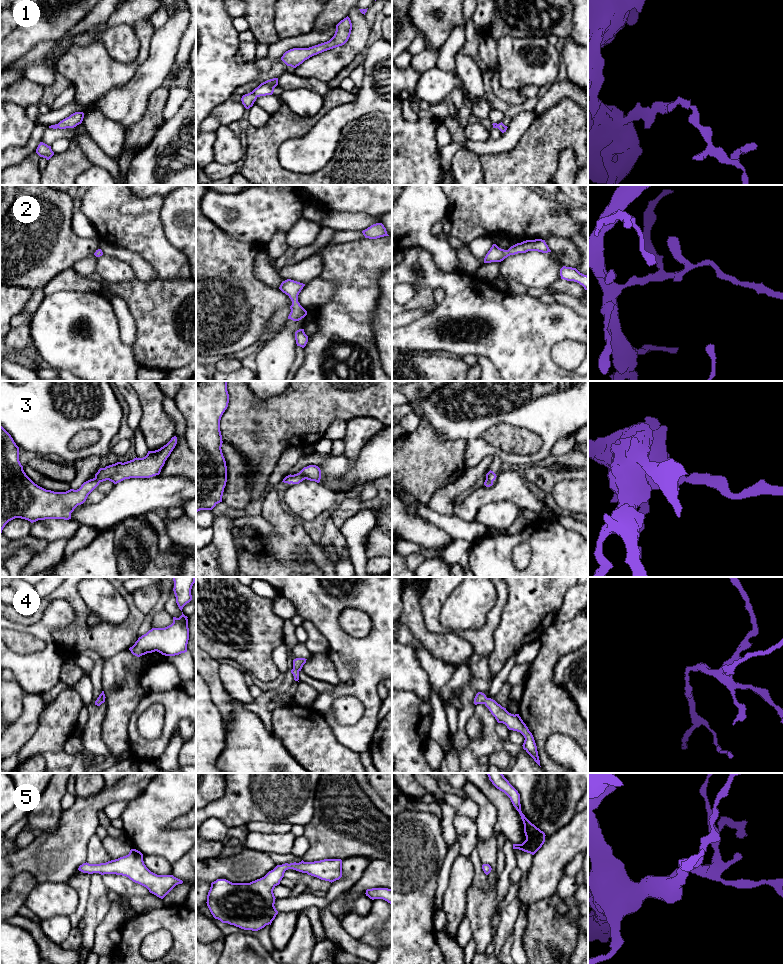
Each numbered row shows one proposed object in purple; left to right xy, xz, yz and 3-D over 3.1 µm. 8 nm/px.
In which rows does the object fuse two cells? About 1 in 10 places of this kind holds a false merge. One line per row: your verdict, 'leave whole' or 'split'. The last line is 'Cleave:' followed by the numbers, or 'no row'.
1: leave whole
2: leave whole
3: leave whole
4: leave whole
5: leave whole
Cleave: no row

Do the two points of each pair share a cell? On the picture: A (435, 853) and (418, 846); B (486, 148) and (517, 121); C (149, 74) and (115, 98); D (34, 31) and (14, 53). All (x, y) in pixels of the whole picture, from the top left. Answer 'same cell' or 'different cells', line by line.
A: same cell
B: same cell
C: same cell
D: same cell

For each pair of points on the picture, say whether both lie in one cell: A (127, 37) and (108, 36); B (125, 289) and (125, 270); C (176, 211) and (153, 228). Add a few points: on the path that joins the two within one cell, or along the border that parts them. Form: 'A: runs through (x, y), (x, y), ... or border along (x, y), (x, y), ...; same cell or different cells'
A: runs through (122, 37), (113, 37); same cell
B: border along (136, 278), (130, 281), (104, 282); different cells
C: border along (163, 199), (160, 220), (165, 237), (171, 244); different cells

